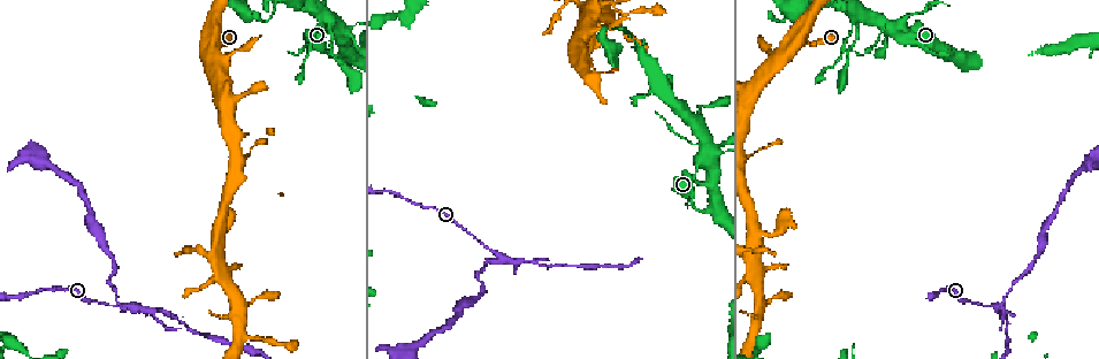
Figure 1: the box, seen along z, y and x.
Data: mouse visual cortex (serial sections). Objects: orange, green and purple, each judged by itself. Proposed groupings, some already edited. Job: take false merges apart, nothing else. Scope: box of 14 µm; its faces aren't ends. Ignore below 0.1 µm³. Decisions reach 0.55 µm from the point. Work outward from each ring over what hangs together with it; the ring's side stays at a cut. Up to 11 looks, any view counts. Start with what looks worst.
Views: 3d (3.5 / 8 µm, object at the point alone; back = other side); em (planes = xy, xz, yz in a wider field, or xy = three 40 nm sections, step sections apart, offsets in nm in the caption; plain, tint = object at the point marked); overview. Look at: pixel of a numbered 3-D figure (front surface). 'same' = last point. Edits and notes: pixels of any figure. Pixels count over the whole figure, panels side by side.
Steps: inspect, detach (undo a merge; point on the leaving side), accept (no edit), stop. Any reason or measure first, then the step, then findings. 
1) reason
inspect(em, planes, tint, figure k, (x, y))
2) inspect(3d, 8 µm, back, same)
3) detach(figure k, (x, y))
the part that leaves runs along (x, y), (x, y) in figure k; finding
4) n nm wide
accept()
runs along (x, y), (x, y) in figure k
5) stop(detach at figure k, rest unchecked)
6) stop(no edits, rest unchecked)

three-way junction
inspect(3d, 3.5 µm, back, figure 1, (996, 305))

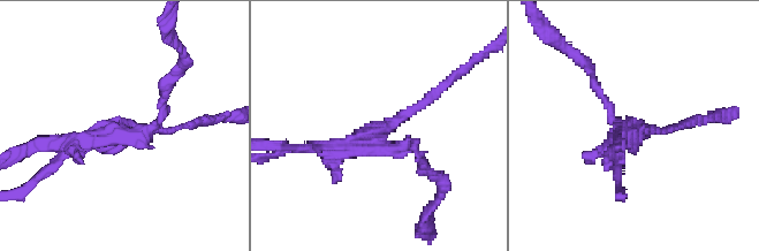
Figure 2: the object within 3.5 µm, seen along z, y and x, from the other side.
3 arms; arms of 100, 100, 250 nm; shape alone is not enough
inspect(em, planes, tint, figure 2, (118, 129))

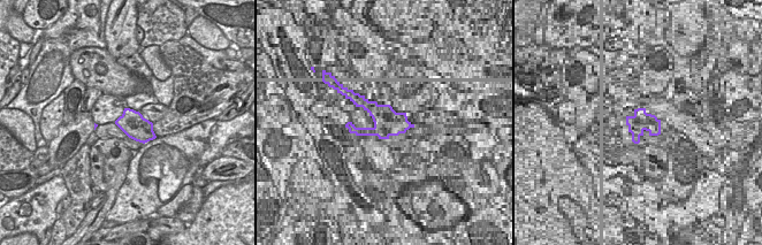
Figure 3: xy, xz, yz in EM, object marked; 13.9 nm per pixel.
detach(figure 2, (164, 113))
a second cell is stuck on

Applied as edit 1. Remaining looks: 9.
see it whole again
inspect(overview)

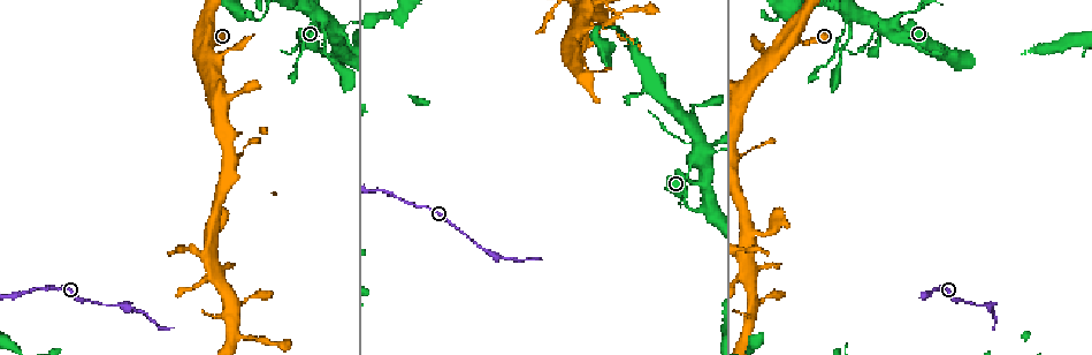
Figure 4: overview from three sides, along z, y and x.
inspect(3d, 3.5 µm, figure 4, (212, 230))

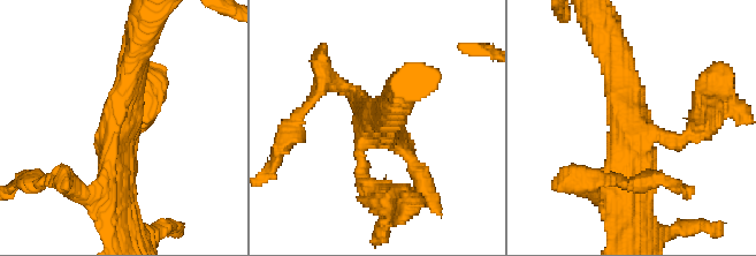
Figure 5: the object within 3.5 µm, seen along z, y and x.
4 arms; arms of 200, 350, 400, 400 nm; need the tissue
inspect(em, xy, step 5, tint, figure 5, (116, 132))

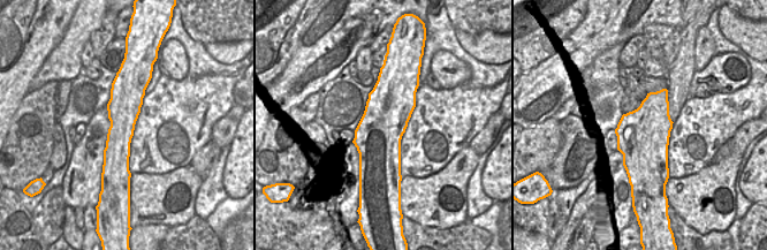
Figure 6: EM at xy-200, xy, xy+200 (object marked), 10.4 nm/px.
480 nm wide
accept()
runs along (120, 78), (121, 166), (126, 171) in figure 6; continuous, no second cell

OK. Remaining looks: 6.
sudden change in width
inspect(3d, 8 µm, figure 4, (711, 147))

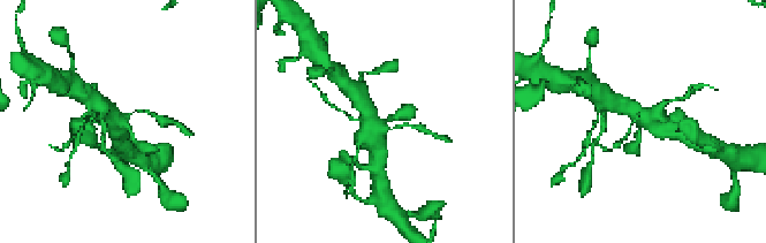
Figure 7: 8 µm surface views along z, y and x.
zoom in
inspect(3d, 3.5 µm, figure 7, (643, 123))

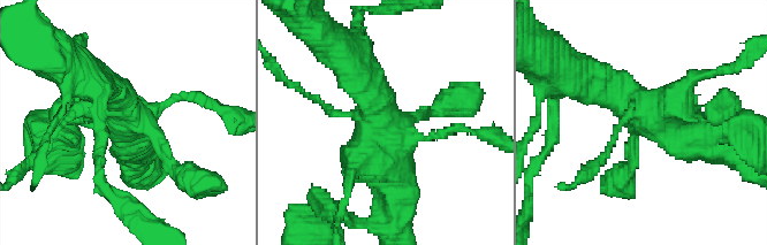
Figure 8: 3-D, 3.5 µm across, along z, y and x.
inspect(em, xy, step 2, tint, figure 8, (404, 123))

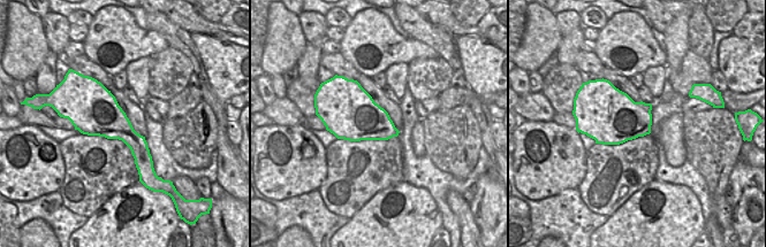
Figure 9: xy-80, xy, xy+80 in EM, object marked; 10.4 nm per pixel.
accept()
runs along (731, 147), (678, 134), (605, 91) in figure 8; continuous, no second cell

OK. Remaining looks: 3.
abrupt turn
inspect(3d, 3.5 µm, figure 4, (232, 333))

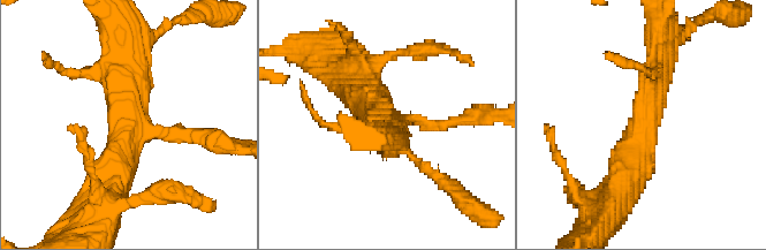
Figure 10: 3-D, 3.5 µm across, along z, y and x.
inspect(em, planes, tint, figure 10, (644, 122))

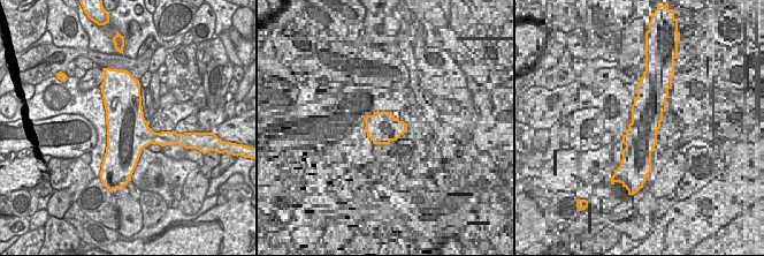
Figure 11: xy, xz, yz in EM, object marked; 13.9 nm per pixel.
accept()
runs along (659, 43), (647, 118), (621, 191) in figure 10; one cell here

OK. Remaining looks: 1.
stop(detach at figure 2, rest unchecked)

